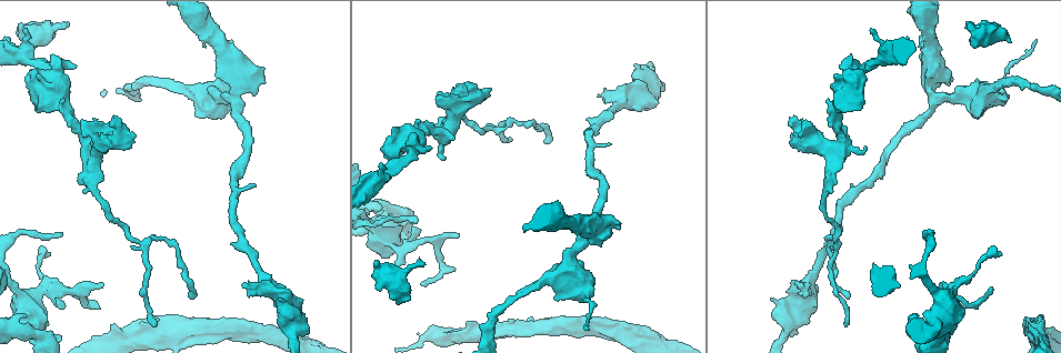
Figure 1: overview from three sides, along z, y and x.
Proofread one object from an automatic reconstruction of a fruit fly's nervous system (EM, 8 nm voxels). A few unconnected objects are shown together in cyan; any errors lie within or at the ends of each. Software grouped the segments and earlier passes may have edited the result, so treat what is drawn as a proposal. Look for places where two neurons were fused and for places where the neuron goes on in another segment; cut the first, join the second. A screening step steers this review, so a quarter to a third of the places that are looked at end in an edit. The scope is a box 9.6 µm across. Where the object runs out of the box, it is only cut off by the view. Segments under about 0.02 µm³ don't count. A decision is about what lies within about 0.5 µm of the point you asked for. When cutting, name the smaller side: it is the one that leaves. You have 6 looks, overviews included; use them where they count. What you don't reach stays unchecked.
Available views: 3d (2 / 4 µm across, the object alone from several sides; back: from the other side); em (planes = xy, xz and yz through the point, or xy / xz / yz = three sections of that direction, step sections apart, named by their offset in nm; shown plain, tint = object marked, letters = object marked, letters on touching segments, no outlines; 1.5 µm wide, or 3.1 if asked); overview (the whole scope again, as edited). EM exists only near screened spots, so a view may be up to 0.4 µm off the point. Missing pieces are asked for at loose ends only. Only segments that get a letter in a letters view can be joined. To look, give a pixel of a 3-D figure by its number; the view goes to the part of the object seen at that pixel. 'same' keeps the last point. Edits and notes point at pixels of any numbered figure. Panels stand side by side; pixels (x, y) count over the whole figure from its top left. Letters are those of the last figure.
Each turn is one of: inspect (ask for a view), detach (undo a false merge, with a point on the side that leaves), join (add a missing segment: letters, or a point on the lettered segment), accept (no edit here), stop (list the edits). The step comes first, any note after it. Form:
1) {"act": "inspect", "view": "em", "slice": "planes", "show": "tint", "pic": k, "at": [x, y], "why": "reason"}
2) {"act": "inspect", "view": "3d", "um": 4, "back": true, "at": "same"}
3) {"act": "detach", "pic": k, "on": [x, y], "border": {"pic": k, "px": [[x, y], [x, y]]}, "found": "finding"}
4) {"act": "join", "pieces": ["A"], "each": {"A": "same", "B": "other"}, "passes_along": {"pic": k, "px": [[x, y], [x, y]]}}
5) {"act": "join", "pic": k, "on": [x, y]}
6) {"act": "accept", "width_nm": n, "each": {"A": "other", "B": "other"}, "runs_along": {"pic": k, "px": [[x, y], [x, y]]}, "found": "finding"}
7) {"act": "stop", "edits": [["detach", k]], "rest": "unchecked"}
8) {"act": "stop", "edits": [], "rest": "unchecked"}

{"act": "inspect", "view": "3d", "um": 2, "pic": 1, "at": [424, 283]}

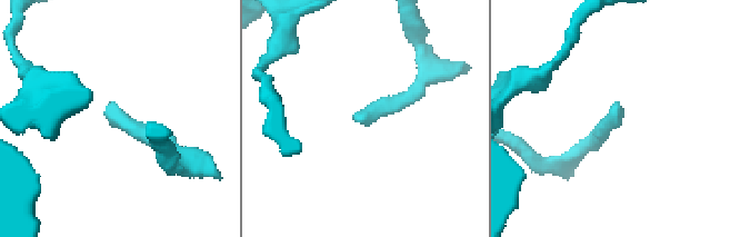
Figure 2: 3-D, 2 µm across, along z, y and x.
{"act": "inspect", "view": "em", "slice": "xy", "step": 8, "show": "letters", "pic": 2, "at": [619, 102]}

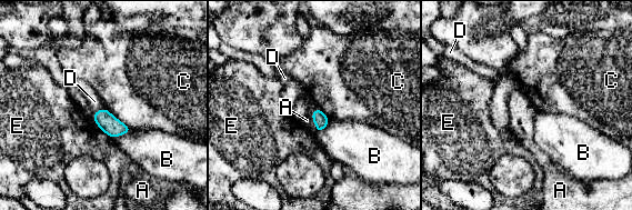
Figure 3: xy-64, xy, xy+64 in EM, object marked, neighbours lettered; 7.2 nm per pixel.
{"act": "accept", "each": {"A": "other", "B": "other", "C": "other", "D": "other", "E": "other"}, "border": {"pic": 3, "px": [[317, 107], [312, 112], [316, 131]]}, "found": "none of them fits"}

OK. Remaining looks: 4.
{"act": "inspect", "view": "em", "slice": "yz", "step": 4, "show": "plain", "pic": 1, "at": [101, 284], "why": "an open end"}

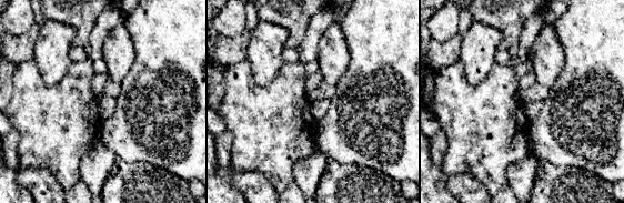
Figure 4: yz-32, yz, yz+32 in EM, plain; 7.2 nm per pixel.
{"act": "inspect", "view": "em", "slice": "yz", "step": 4, "show": "letters", "at": "same", "why": "see the neighbours"}

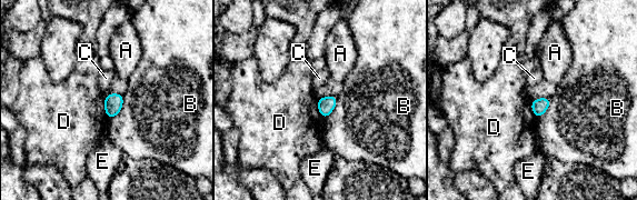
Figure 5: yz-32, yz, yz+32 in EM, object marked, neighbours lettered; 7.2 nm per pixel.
{"act": "accept", "width_nm": 110, "each": {"A": "other", "B": "other", "C": "other", "D": "other", "E": "other"}, "border": {"pic": 5, "px": [[123, 96], [121, 109], [109, 119]]}, "found": "none of them fits"}

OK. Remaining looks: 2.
{"act": "inspect", "view": "em", "slice": "xz", "step": 4, "show": "tint", "pic": 1, "at": [423, 266], "why": "free end"}

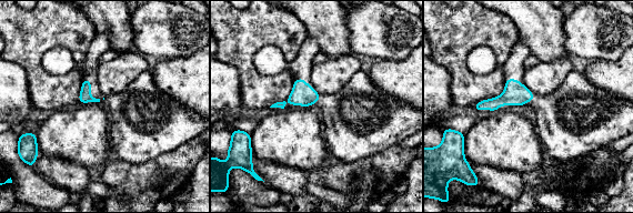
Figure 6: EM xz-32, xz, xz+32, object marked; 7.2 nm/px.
{"act": "inspect", "view": "em", "slice": "xz", "step": 4, "show": "letters", "at": "same"}

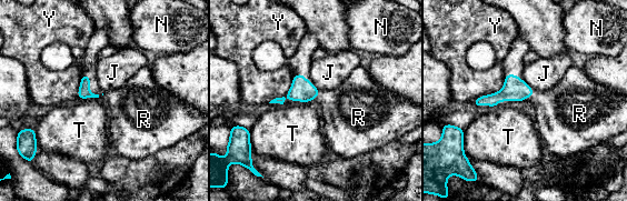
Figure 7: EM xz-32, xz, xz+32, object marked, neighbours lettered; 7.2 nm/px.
{"act": "join", "pieces": ["R"], "each": {"J": "other", "N": "other", "R": "same", "T": "other", "Y": "other"}, "passes_along": {"pic": 7, "px": [[301, 90], [317, 97], [348, 111]]}, "found": "it goes on there"}

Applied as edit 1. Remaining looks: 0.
{"act": "stop", "edits": [["join", 7]], "rest": "unchecked"}

